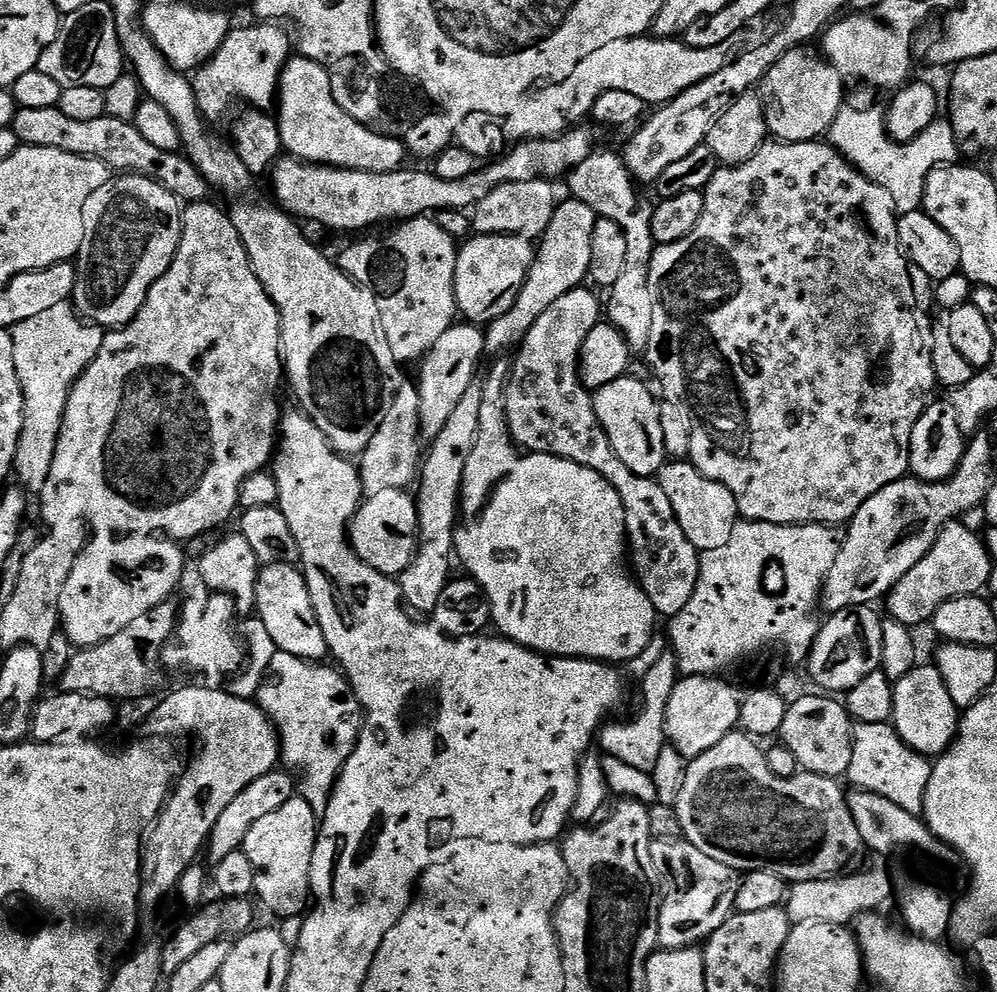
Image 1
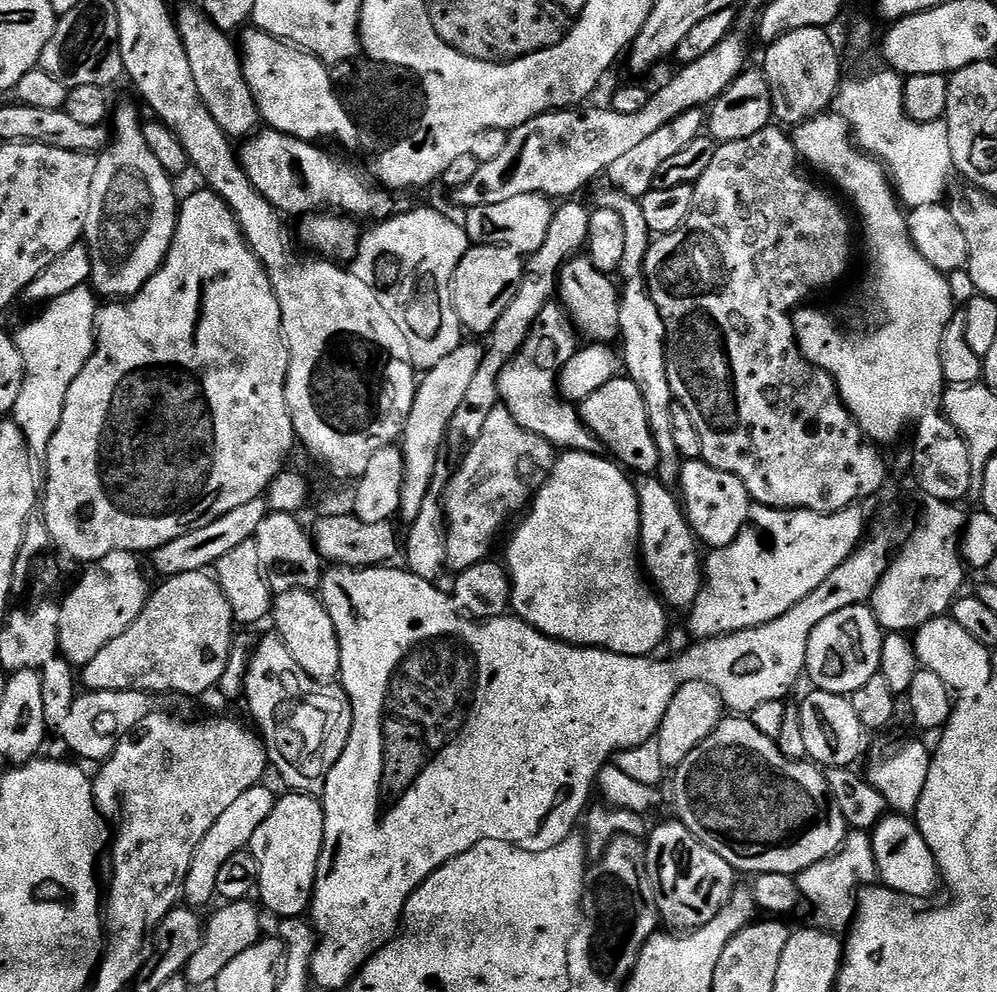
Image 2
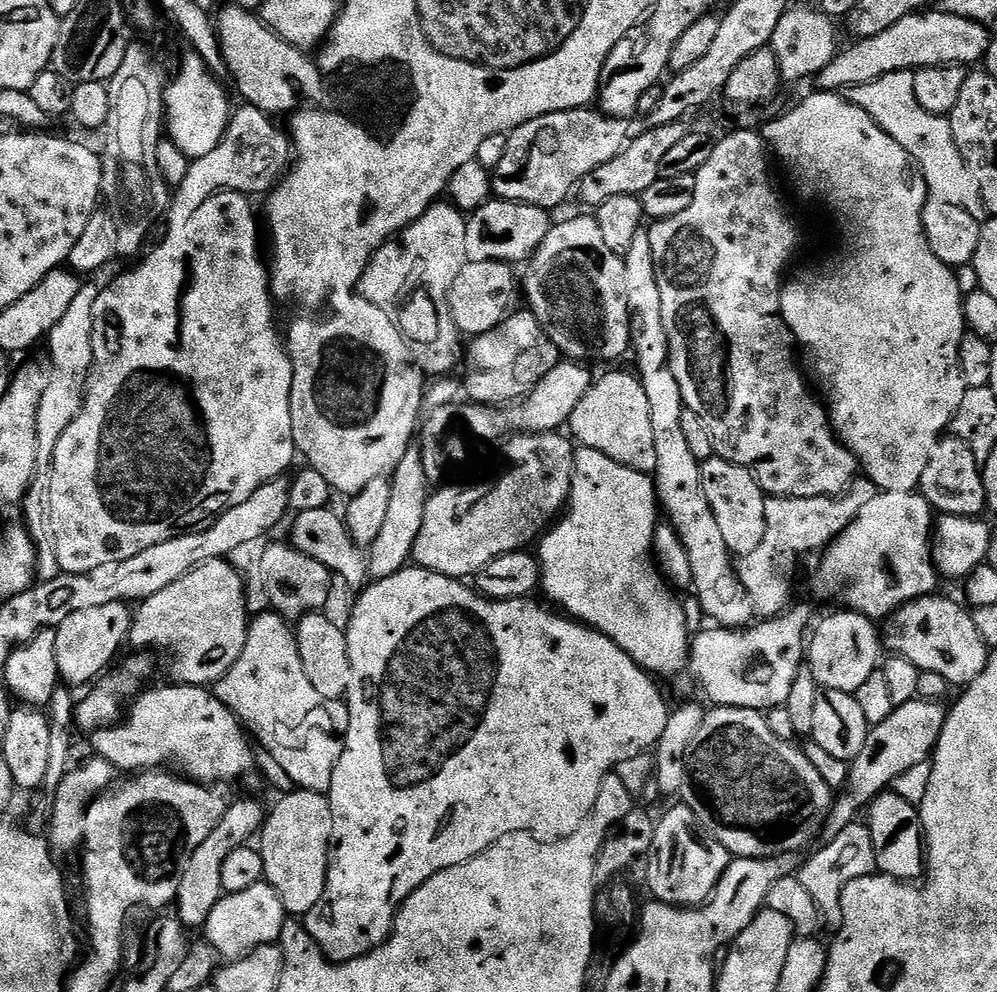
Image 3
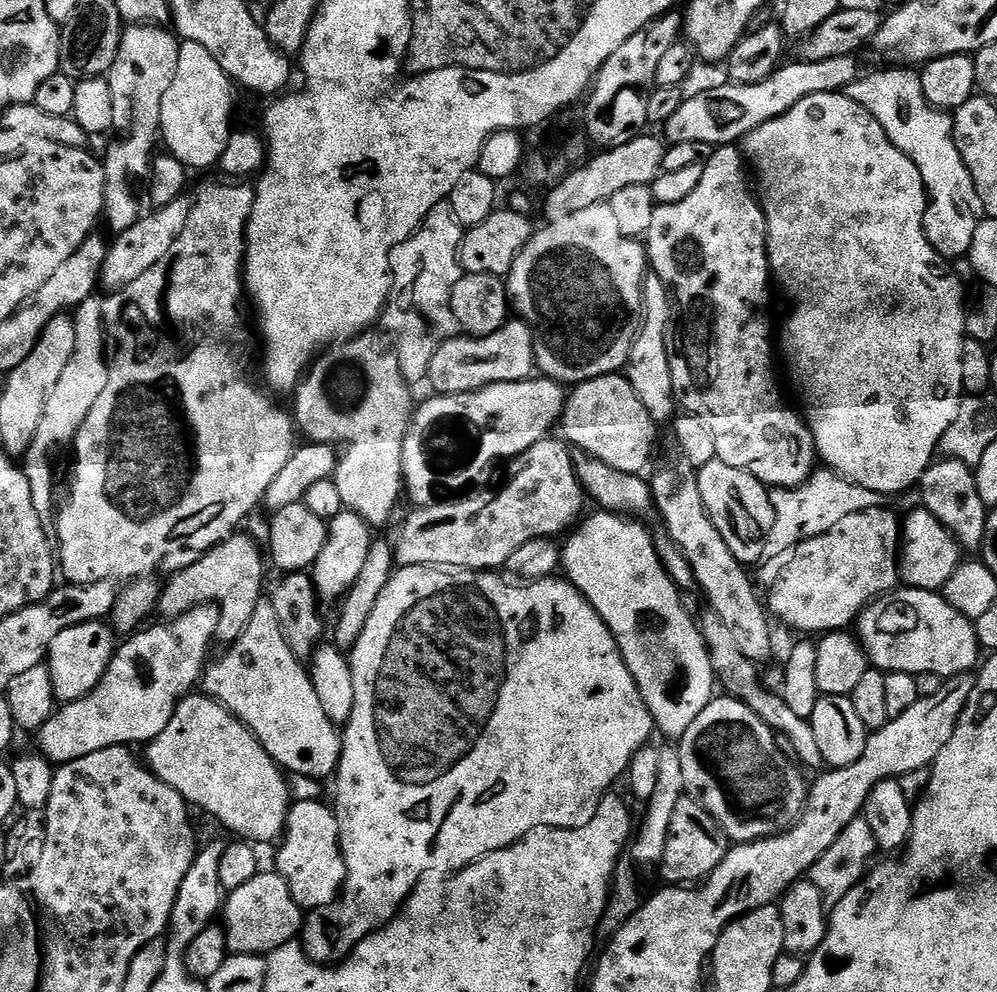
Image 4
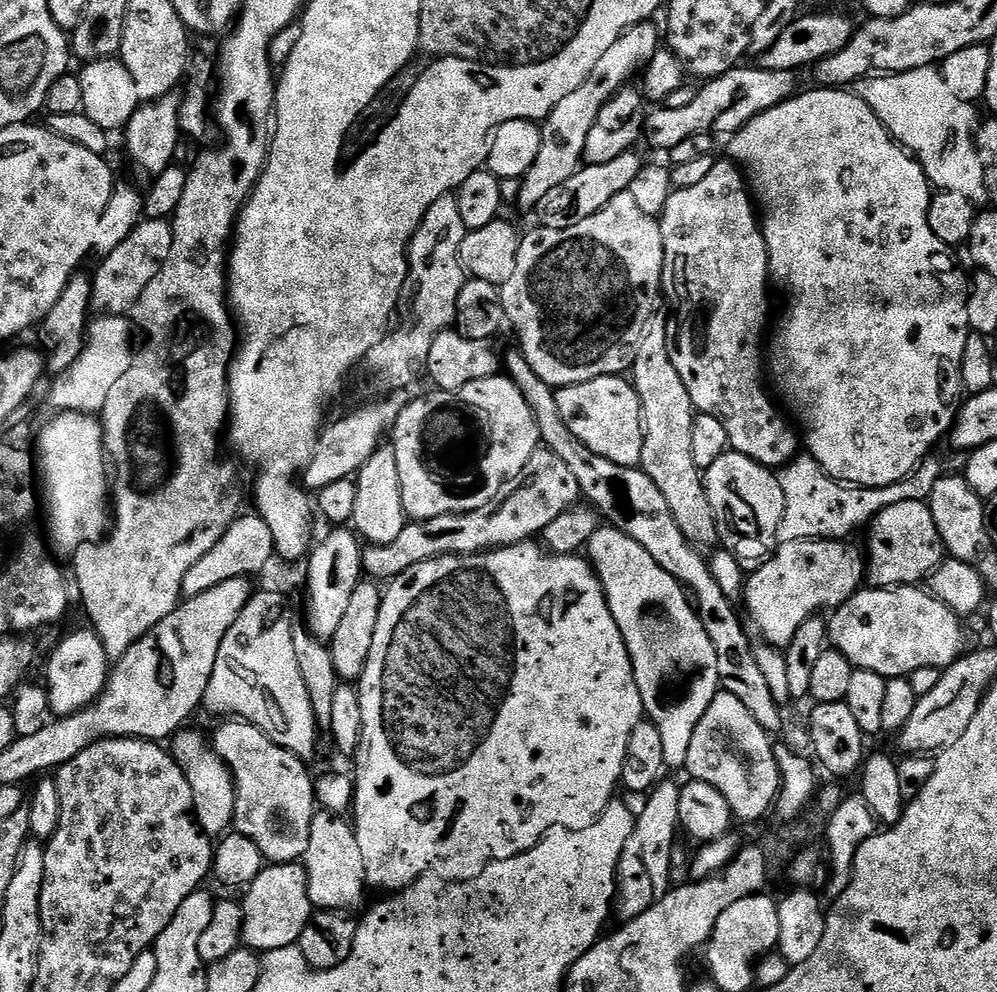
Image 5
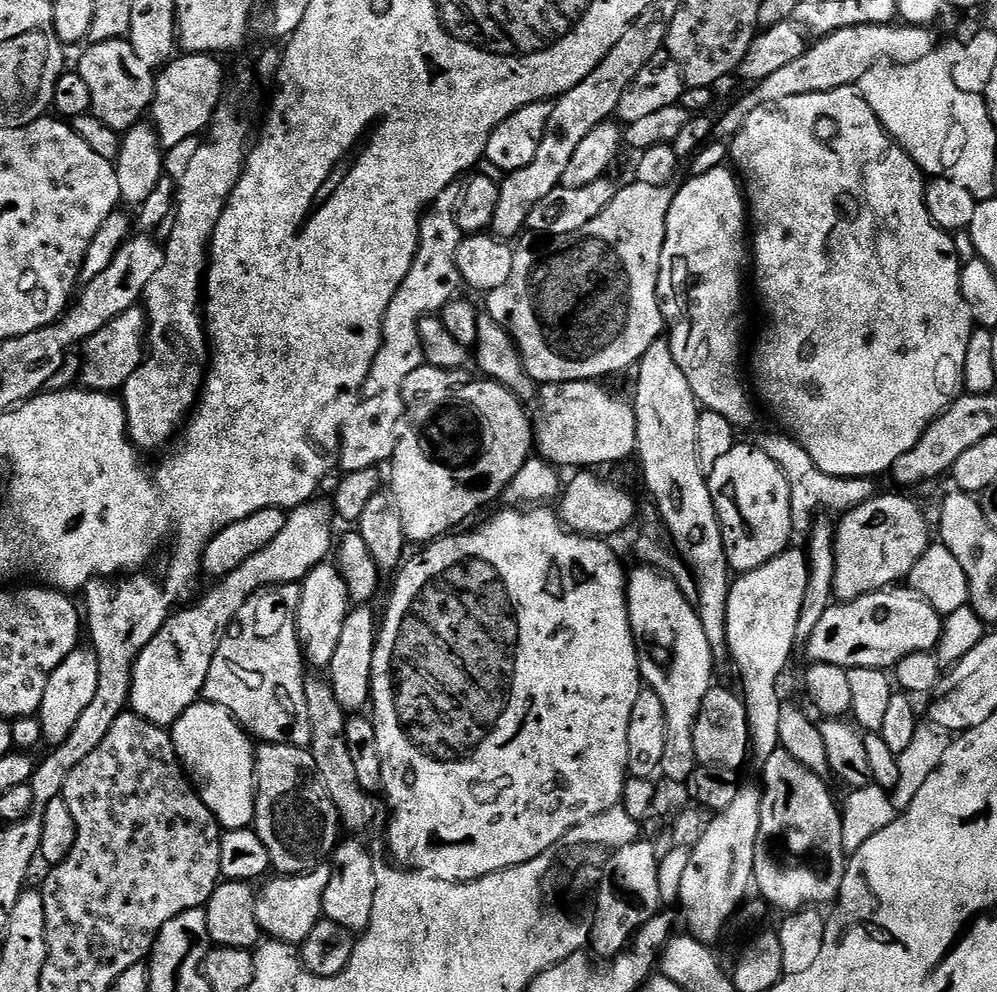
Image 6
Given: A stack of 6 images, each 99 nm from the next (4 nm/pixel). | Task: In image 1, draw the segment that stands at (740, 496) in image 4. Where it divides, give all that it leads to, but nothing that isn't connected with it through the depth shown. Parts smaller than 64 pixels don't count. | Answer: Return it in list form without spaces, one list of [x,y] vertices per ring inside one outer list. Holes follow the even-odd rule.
[[[683,460],[665,463],[658,473],[658,482],[662,490],[666,490],[670,506],[674,506],[678,526],[682,526],[682,534],[686,534],[686,538],[696,547],[697,552],[703,554],[718,550],[718,546],[726,546],[726,542],[730,542],[730,534],[734,534],[740,511],[734,502],[733,492],[726,490],[722,482],[706,478],[692,463]]]

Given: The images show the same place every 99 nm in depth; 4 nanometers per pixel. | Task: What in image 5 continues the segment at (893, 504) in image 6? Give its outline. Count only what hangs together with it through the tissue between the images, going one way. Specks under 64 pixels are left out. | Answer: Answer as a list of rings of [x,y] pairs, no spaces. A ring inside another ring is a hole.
[[[922,500],[898,502],[898,506],[886,506],[867,525],[866,580],[874,588],[903,588],[927,581],[937,566],[946,559],[946,549],[938,526],[934,526],[934,514]]]

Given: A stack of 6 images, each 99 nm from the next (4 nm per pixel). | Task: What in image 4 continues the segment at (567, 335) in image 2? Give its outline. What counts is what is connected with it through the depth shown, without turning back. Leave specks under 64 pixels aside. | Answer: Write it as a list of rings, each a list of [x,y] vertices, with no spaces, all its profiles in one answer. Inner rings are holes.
[[[519,318],[509,319],[494,334],[469,336],[456,334],[443,340],[430,358],[426,379],[432,383],[433,393],[445,396],[459,392],[473,392],[491,384],[526,380],[536,368],[536,355],[532,345],[532,332]]]

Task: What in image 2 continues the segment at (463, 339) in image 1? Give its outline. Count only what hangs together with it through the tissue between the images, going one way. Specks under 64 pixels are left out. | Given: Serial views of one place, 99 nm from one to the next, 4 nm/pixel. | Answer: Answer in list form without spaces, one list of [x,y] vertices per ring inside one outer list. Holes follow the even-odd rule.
[[[461,342],[453,352],[446,354],[446,358],[442,358],[442,362],[438,362],[433,368],[427,369],[419,377],[416,386],[416,397],[414,398],[414,406],[410,410],[408,420],[404,423],[402,433],[402,451],[404,454],[404,477],[402,478],[402,502],[400,503],[399,519],[404,519],[405,525],[412,524],[414,518],[418,518],[418,514],[422,511],[422,501],[426,498],[426,494],[432,485],[434,478],[434,470],[438,466],[438,462],[442,458],[440,451],[445,451],[446,441],[448,439],[448,427],[450,426],[450,418],[454,418],[454,410],[458,410],[459,404],[462,403],[466,390],[470,387],[470,381],[474,378],[474,374],[478,370],[478,362],[482,362],[484,357],[484,349],[478,343],[468,344]]]

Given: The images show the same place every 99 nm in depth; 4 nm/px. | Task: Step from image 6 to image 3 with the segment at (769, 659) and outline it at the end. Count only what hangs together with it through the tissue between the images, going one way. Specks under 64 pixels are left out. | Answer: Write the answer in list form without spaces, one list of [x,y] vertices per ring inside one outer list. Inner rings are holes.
[[[877,491],[858,510],[850,526],[823,549],[813,590],[824,600],[844,592],[848,603],[845,605],[873,622],[883,621],[903,604],[933,595],[938,581],[930,551],[933,523],[934,509],[919,491],[906,494]]]

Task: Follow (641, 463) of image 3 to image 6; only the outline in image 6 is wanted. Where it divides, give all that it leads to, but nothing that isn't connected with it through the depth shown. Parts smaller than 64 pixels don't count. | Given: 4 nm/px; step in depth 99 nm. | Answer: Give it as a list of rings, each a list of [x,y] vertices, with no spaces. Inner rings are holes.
[[[594,380],[539,385],[534,401],[534,448],[539,459],[565,469],[592,470],[597,467],[595,464],[616,464],[636,452],[633,405],[607,392],[602,385]]]

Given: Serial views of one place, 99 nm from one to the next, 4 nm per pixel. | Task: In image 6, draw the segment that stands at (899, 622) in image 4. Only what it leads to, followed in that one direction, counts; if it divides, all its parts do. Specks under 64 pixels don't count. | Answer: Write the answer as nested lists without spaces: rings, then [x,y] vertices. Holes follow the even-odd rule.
[[[893,586],[878,592],[859,596],[857,600],[846,600],[833,603],[832,607],[822,614],[822,622],[818,622],[814,634],[810,634],[806,651],[812,664],[829,664],[843,668],[882,668],[895,669],[902,658],[915,652],[932,652],[940,643],[942,617],[940,613],[926,602],[917,592],[907,586]]]

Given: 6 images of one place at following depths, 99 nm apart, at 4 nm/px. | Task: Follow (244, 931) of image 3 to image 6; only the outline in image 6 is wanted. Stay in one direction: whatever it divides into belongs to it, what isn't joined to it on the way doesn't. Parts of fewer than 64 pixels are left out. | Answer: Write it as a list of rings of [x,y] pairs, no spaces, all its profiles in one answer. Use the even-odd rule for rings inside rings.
[[[313,867],[298,876],[277,875],[277,880],[272,880],[264,889],[259,889],[256,898],[256,917],[265,937],[293,946],[303,944],[310,930],[314,930],[314,926],[322,919],[326,886],[332,877],[327,867],[320,867]]]

